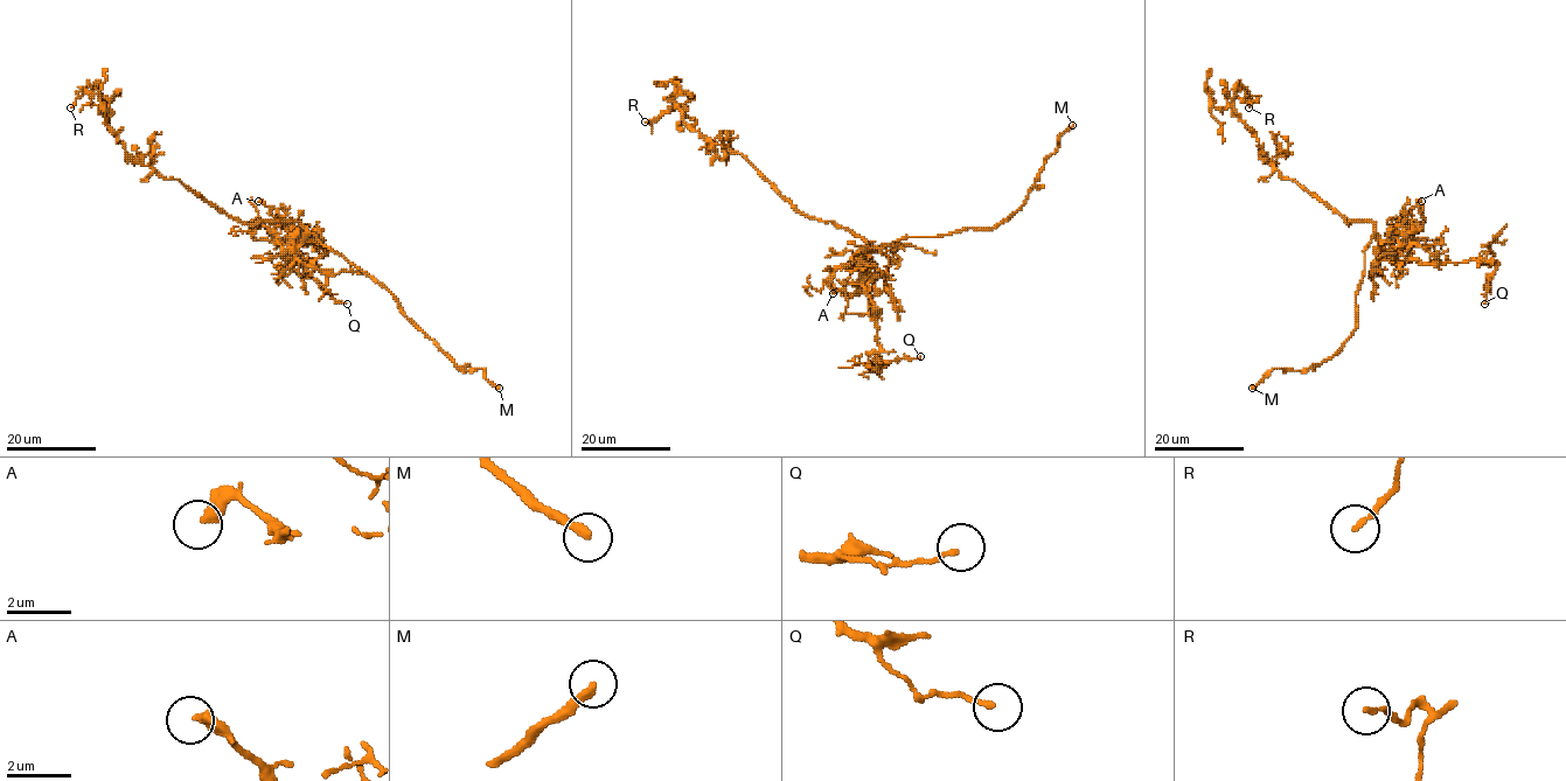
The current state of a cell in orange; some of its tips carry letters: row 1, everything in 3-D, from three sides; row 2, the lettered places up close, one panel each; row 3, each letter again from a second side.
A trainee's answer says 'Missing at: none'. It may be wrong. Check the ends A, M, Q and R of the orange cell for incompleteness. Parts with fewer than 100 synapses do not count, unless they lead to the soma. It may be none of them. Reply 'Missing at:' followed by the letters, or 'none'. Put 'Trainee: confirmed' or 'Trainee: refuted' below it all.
Missing at: M
Trainee: refuted

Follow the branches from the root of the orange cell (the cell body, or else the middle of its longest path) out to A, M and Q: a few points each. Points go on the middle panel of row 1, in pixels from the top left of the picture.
A: (856, 236), (878, 248), (864, 256), (875, 264), (875, 274), (860, 292), (843, 294), (836, 291), (833, 293)
M: (856, 236), (888, 246), (900, 238), (996, 228), (1022, 206), (1058, 138), (1072, 125)
Q: (856, 236), (878, 248), (858, 260), (862, 287), (874, 306), (882, 363), (878, 367), (892, 360), (920, 356)

